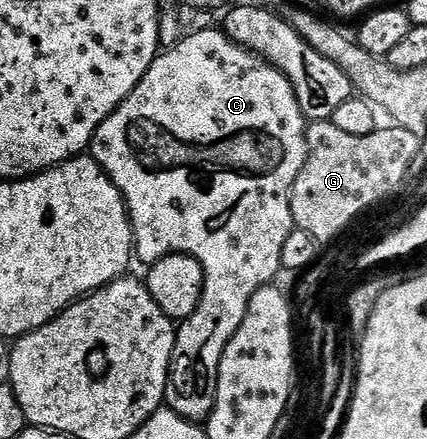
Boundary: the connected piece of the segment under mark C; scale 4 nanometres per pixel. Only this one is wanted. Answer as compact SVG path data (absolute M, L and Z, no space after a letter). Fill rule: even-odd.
M204 28L193 36L185 35L173 48L161 51L150 66L150 70L146 70L142 82L138 82L136 89L120 103L118 110L114 110L114 114L110 114L110 118L106 118L102 126L98 126L90 149L92 159L97 160L104 173L114 182L114 186L118 186L118 190L124 195L128 216L132 219L135 259L145 260L145 265L151 266L156 260L181 252L193 256L204 271L204 293L200 299L200 308L194 310L194 314L190 314L190 318L176 329L172 368L168 372L170 387L164 395L164 404L167 408L174 410L182 419L193 422L207 421L209 414L214 410L218 390L218 366L222 362L222 354L230 338L234 338L238 326L242 326L242 318L246 318L250 298L254 298L258 289L269 287L275 281L272 279L276 275L281 275L282 246L286 246L286 238L290 238L294 227L292 187L308 157L308 124L300 108L294 86L264 57L257 56L241 44L236 44L227 32L216 28Z

